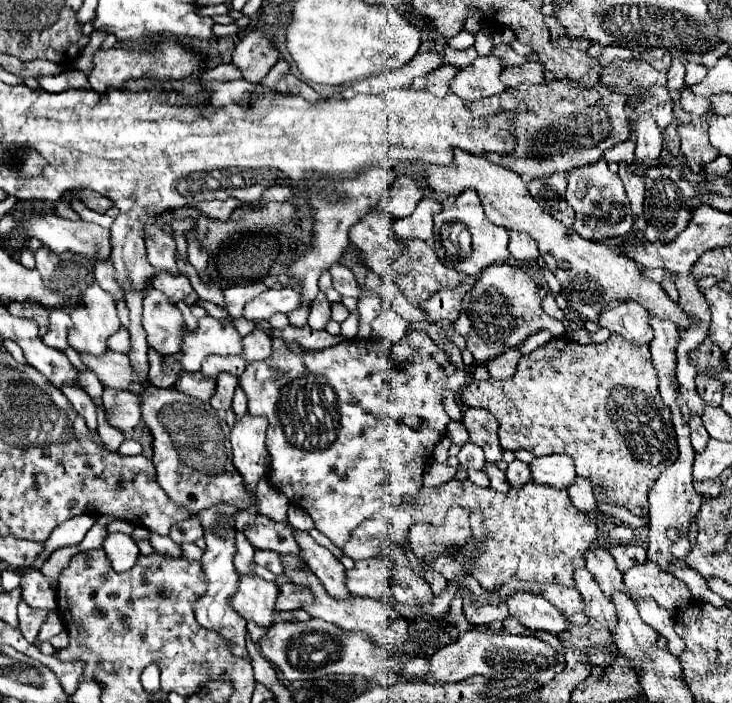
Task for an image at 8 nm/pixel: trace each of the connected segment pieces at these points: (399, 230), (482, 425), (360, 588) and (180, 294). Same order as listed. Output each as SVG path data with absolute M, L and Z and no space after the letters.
M424 197L420 205L416 205L414 213L406 219L394 221L392 229L398 237L402 239L422 239L428 241L432 237L432 227L434 227L434 213L440 213L442 205L438 201L432 201Z
M464 409L462 421L470 433L472 443L484 449L484 457L488 463L496 463L502 459L502 447L498 441L498 421L492 413L484 409Z
M380 557L356 561L354 569L346 569L346 587L352 595L358 597L382 597L390 587L390 569L392 563L386 563Z
M158 273L154 279L152 279L152 287L162 291L170 303L178 303L178 301L186 301L188 305L194 305L196 303L196 291L192 289L190 281L186 277L176 277L172 273Z

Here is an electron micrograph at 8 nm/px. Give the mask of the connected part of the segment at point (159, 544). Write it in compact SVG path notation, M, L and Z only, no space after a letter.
M150 533L150 545L160 553L168 553L168 555L174 555L174 557L182 555L180 547L170 537L162 537L162 535L156 535L156 533Z

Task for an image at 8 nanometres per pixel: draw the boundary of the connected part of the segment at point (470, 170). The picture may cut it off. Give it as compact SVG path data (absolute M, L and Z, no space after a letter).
M454 149L454 165L450 167L440 167L440 165L418 165L420 171L428 173L428 169L434 173L434 181L428 181L428 183L434 183L430 185L430 189L434 189L434 193L444 193L444 195L460 195L464 189L474 189L478 195L480 195L480 201L482 201L482 207L486 211L486 217L490 221L494 221L496 225L502 225L506 229L512 229L512 231L522 231L522 233L528 233L536 243L538 243L538 249L540 249L540 255L542 259L546 261L548 269L556 275L556 279L560 281L562 285L562 295L566 297L566 301L570 303L570 307L580 313L584 319L591 321L598 321L600 311L610 305L612 301L636 301L640 303L650 315L656 315L660 319L670 319L674 321L678 327L682 329L688 329L696 317L690 317L682 311L680 305L676 305L668 295L666 291L660 287L660 283L648 279L642 275L642 269L628 257L624 257L620 251L616 249L610 249L606 247L604 243L598 243L598 241L588 241L584 237L580 237L572 227L566 227L562 225L560 221L556 221L554 217L550 217L550 213L546 211L538 211L536 209L536 201L530 197L528 189L526 189L526 183L518 179L518 175L506 167L500 167L496 163L490 163L488 159L484 157L476 157L472 153L464 153L460 149Z

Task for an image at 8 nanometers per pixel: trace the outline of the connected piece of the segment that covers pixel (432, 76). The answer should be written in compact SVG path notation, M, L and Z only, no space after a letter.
M442 65L440 69L436 69L436 73L428 73L428 77L418 77L416 81L412 81L412 89L420 89L420 91L430 91L436 97L444 97L444 93L448 93L448 83L450 79L458 73L456 67L452 65Z

